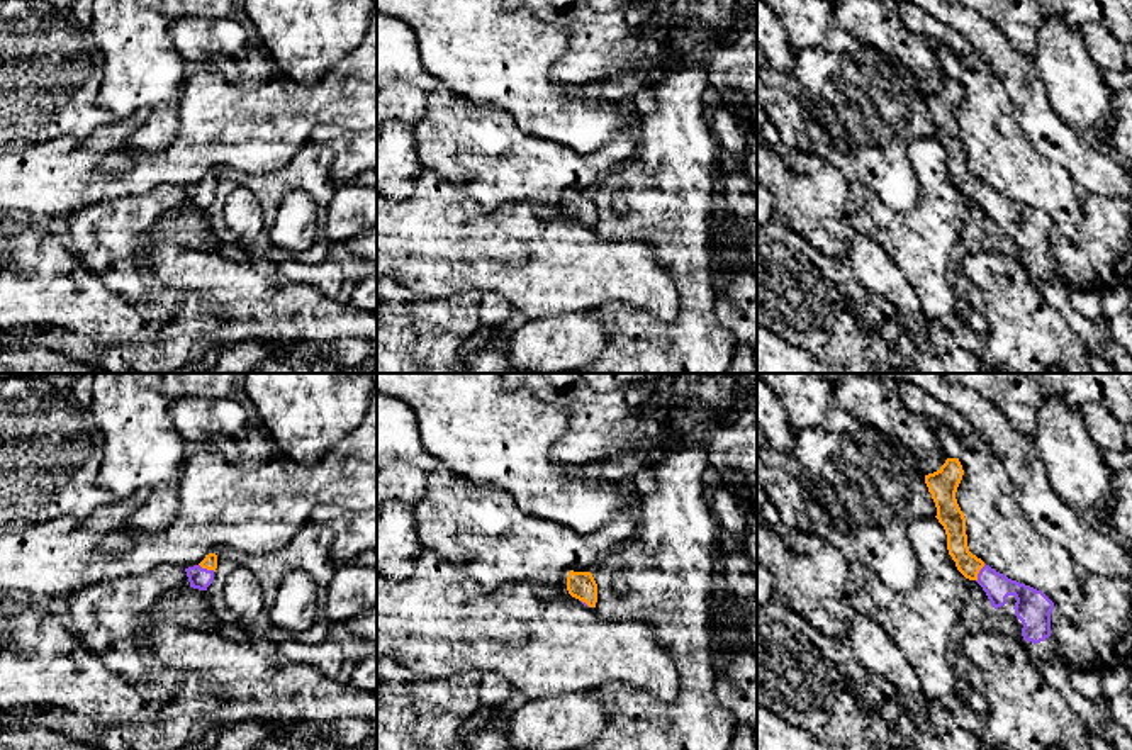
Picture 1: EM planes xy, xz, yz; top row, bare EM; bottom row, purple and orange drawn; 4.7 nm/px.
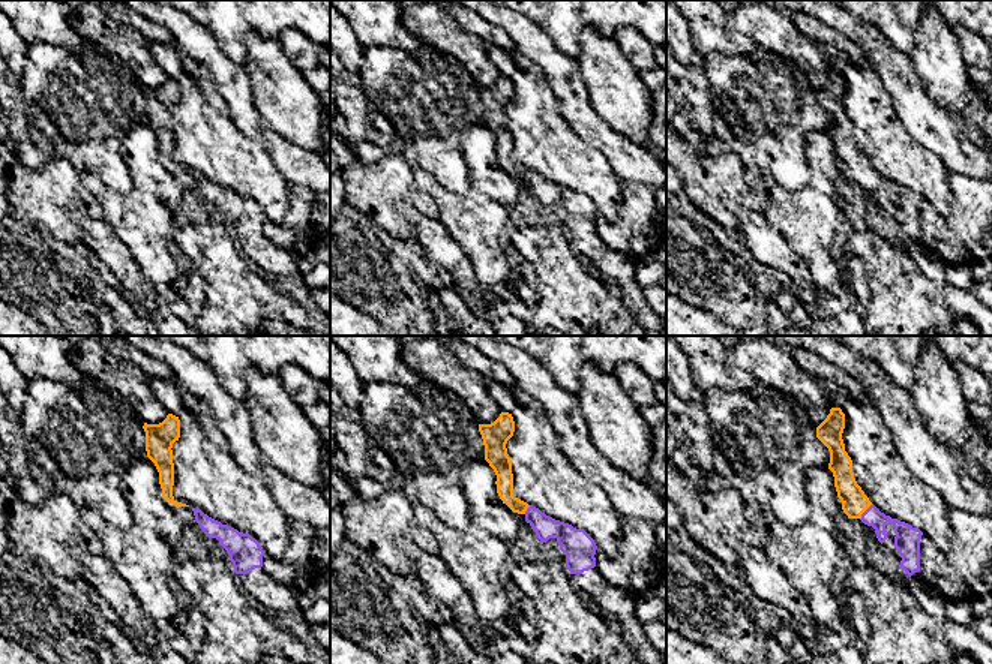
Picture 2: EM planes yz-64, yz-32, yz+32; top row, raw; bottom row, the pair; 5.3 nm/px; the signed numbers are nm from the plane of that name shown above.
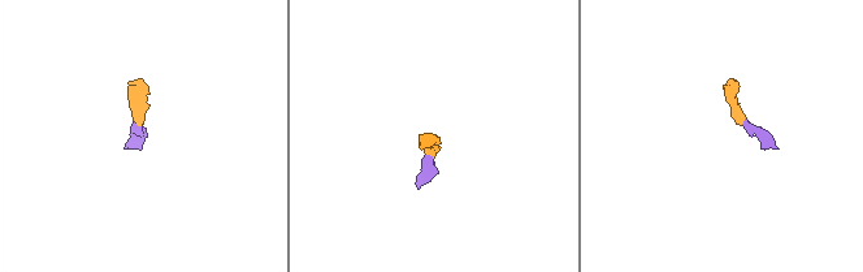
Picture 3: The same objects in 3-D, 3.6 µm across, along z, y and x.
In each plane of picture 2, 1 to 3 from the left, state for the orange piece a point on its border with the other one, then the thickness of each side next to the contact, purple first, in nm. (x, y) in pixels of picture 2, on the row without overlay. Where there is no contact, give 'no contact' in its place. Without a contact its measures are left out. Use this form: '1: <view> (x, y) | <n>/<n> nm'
1: no contact
2: yz-32 (527, 174) | 120/100 nm
3: yz+32 (865, 176) | 110/140 nm

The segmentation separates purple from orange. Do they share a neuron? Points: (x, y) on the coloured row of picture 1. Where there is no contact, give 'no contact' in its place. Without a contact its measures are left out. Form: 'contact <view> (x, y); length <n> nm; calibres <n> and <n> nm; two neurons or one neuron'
contact yz (980, 572); length 100 nm; calibres 130 and 110 nm; one neuron

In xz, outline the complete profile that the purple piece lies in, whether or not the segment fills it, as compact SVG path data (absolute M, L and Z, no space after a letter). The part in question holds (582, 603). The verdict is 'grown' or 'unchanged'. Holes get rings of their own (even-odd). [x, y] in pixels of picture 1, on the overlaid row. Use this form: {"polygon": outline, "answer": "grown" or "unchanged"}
{"polygon": "M569 572L567 590L572 597L579 599L584 606L596 607L597 584L591 572Z", "answer": "grown"}

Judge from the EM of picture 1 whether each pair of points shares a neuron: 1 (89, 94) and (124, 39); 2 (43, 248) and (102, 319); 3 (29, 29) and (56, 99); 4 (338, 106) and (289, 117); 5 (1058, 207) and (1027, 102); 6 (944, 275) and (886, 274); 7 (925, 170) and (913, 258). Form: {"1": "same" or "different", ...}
{"1": "different", "2": "same", "3": "same", "4": "same", "5": "different", "6": "different", "7": "same"}

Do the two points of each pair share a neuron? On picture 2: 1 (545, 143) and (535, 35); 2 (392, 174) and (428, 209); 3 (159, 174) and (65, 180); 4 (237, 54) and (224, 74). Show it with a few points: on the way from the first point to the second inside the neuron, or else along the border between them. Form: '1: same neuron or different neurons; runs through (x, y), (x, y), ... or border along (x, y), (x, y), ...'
1: different neurons; border along (545, 78), (562, 110)
2: same neuron; runs through (401, 183), (419, 200)
3: different neurons; border along (80, 174), (80, 180), (86, 188)
4: different neurons; border along (210, 32), (218, 45), (243, 66)

